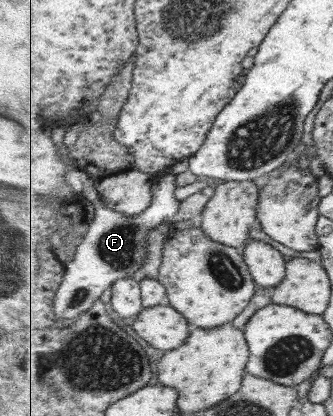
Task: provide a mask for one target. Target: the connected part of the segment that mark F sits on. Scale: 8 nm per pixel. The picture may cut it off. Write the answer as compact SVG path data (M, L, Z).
M168 174L163 178L155 179L152 187L152 204L142 210L140 214L124 214L104 204L102 197L94 203L96 205L96 219L89 224L87 234L82 243L76 247L72 261L67 262L67 273L56 293L54 303L54 315L59 321L76 321L78 315L87 312L90 307L102 297L104 291L111 289L120 279L134 277L138 273L146 259L148 259L148 231L158 229L164 221L169 222L168 238L174 238L180 231L188 231L199 225L202 212L189 220L170 222L180 213L180 200L176 198L174 175Z

